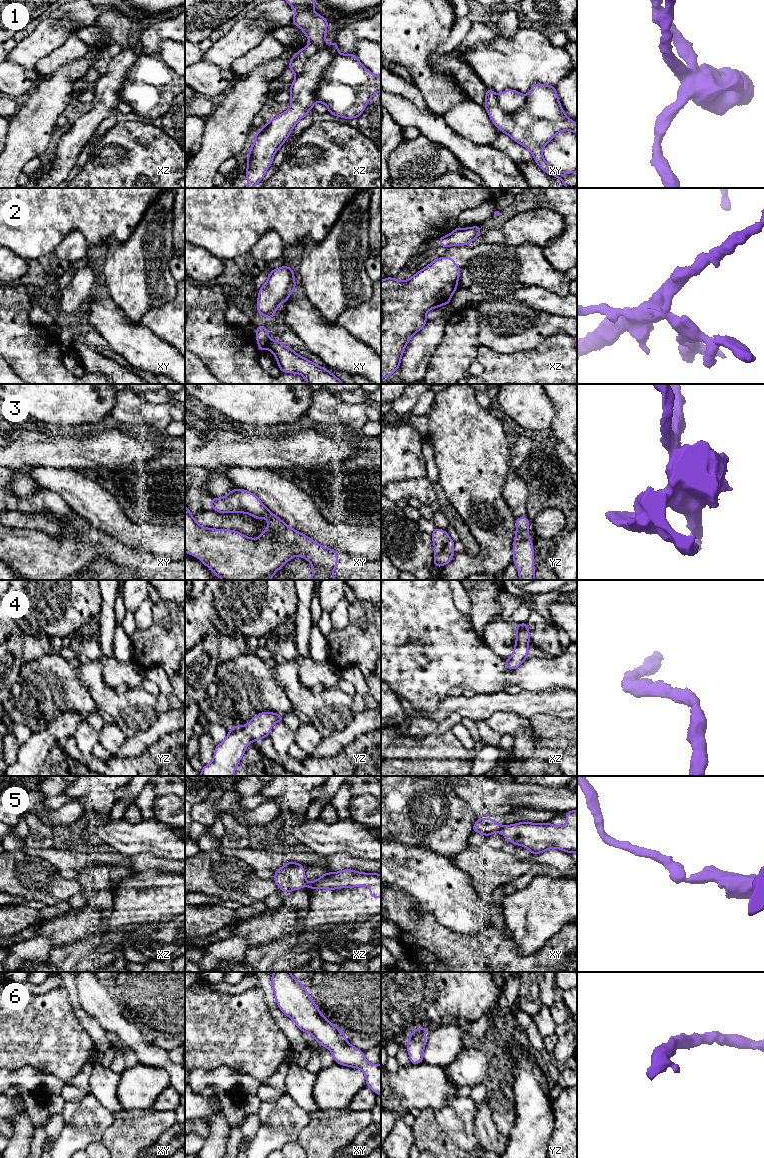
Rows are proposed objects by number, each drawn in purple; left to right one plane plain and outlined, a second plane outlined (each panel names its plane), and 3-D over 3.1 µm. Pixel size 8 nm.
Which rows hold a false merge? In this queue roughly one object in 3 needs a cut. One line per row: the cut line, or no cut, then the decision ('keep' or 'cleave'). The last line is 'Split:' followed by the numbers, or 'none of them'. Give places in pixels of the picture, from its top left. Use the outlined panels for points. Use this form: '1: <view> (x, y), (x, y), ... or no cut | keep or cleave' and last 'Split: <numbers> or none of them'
1: xz (326, 44), (331, 63), (314, 93), (316, 101) | cleave
2: xy (269, 339), (263, 343), (258, 343) | cleave
3: no cut | keep
4: no cut | keep
5: xy (502, 826), (498, 830) | cleave
6: no cut | keep
Split: 1, 2, 5

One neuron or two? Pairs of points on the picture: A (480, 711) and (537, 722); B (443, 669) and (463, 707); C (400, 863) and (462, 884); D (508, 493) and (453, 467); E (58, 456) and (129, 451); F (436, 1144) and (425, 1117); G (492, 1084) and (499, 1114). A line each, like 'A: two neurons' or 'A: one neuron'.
A: two neurons
B: two neurons
C: one neuron
D: two neurons
E: one neuron
F: one neuron
G: one neuron

